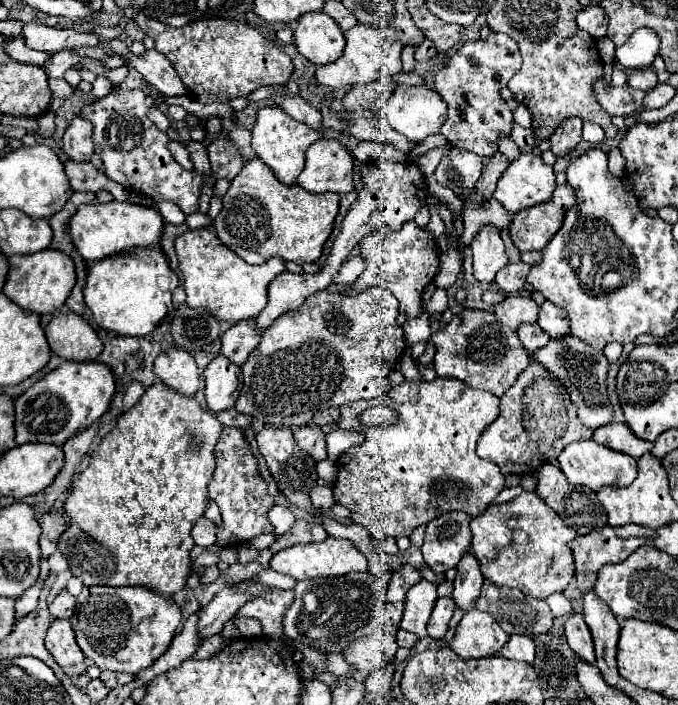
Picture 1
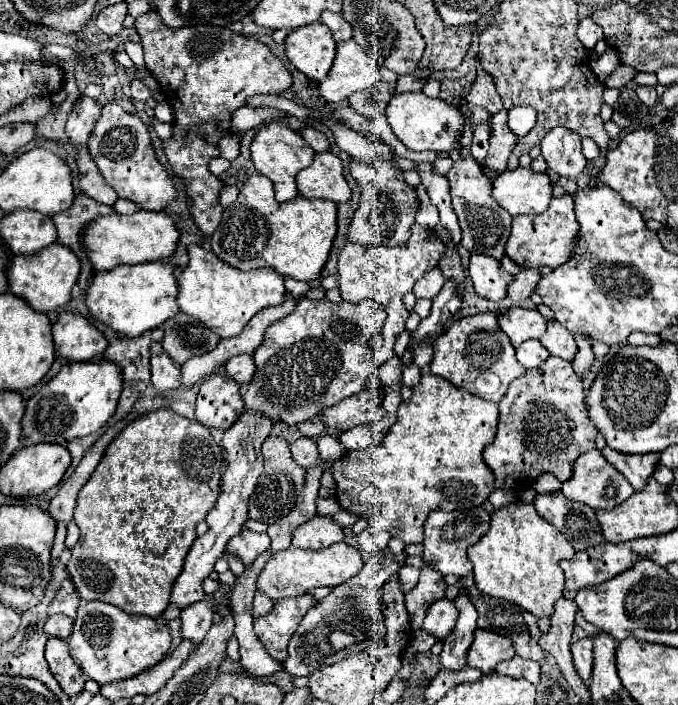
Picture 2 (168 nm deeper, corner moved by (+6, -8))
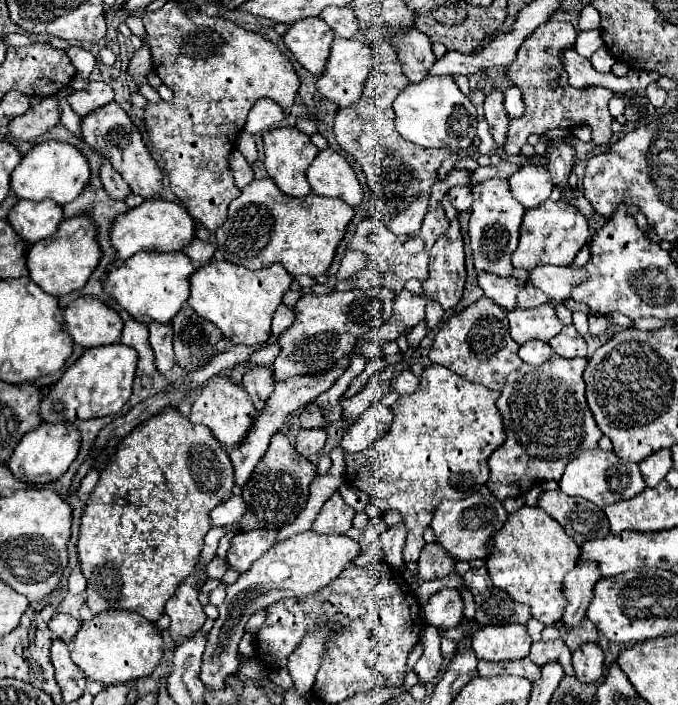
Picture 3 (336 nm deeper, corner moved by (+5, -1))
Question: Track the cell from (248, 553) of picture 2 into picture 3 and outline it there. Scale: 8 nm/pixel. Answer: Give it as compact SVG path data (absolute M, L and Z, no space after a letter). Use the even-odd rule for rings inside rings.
M256 529L256 531L248 531L248 533L236 533L230 541L230 549L228 549L228 557L226 557L228 565L234 567L238 573L244 573L274 543L276 543L274 529L266 529L266 531Z

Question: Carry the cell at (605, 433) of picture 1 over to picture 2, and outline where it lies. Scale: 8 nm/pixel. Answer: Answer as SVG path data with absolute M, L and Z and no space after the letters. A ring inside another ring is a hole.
M605 448L603 456L629 480L635 492L645 488L659 464L659 456L621 456L621 452L613 452L611 448Z

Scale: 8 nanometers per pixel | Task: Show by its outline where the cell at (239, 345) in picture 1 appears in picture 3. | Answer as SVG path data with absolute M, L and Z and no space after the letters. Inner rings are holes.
M252 365L246 369L242 377L242 385L248 391L254 407L260 411L266 403L266 399L274 391L274 381L272 381L272 371L266 365Z

